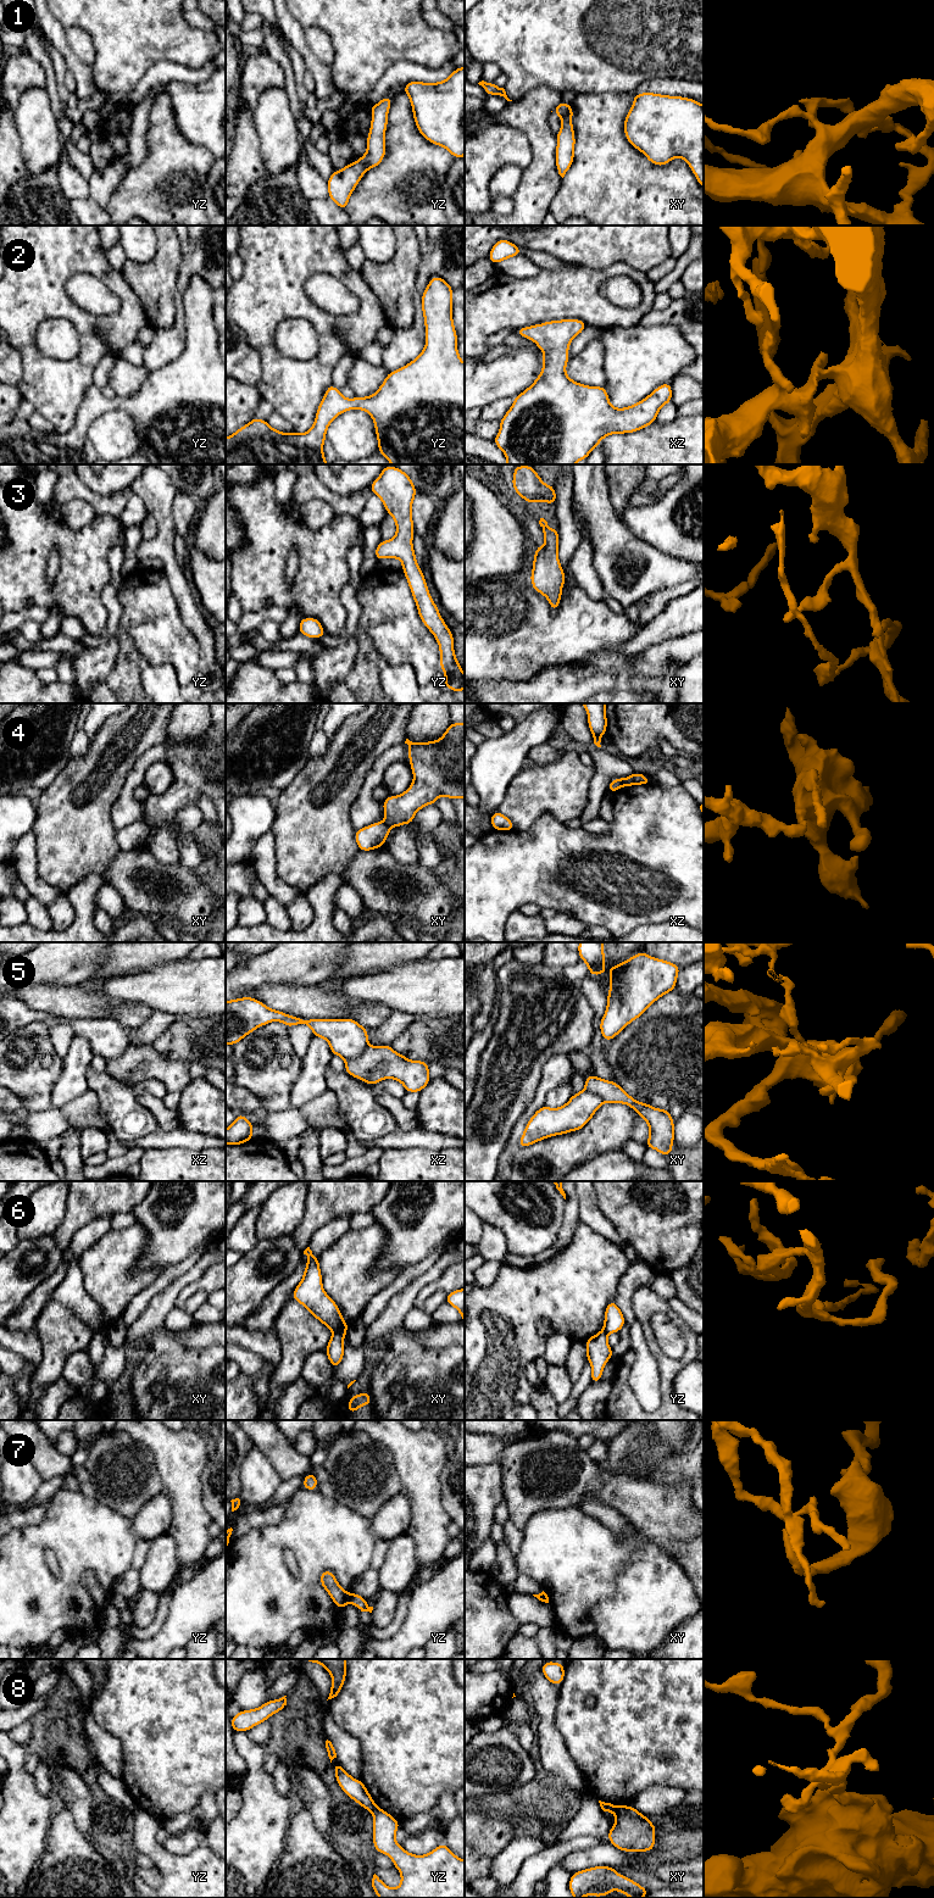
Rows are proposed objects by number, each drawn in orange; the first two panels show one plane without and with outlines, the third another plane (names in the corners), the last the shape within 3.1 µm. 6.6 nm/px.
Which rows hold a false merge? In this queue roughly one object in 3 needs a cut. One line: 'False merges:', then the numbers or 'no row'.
False merges: 1, 4, 5, 6, 7, 8

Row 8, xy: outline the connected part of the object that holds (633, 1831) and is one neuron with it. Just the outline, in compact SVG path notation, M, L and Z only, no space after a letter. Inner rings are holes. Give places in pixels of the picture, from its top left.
M632 1805L622 1808L616 1814L615 1825L607 1838L617 1849L623 1852L650 1852L656 1843L656 1826Z

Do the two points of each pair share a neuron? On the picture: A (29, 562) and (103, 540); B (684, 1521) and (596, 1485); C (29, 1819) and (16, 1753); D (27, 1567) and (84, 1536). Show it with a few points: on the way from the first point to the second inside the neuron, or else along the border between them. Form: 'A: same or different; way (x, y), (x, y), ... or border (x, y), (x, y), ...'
A: same; way (48, 544), (51, 540), (84, 540)
B: same; way (662, 1513), (618, 1491)
C: same; way (22, 1803), (16, 1769)
D: same; way (35, 1551), (50, 1536), (68, 1536)

